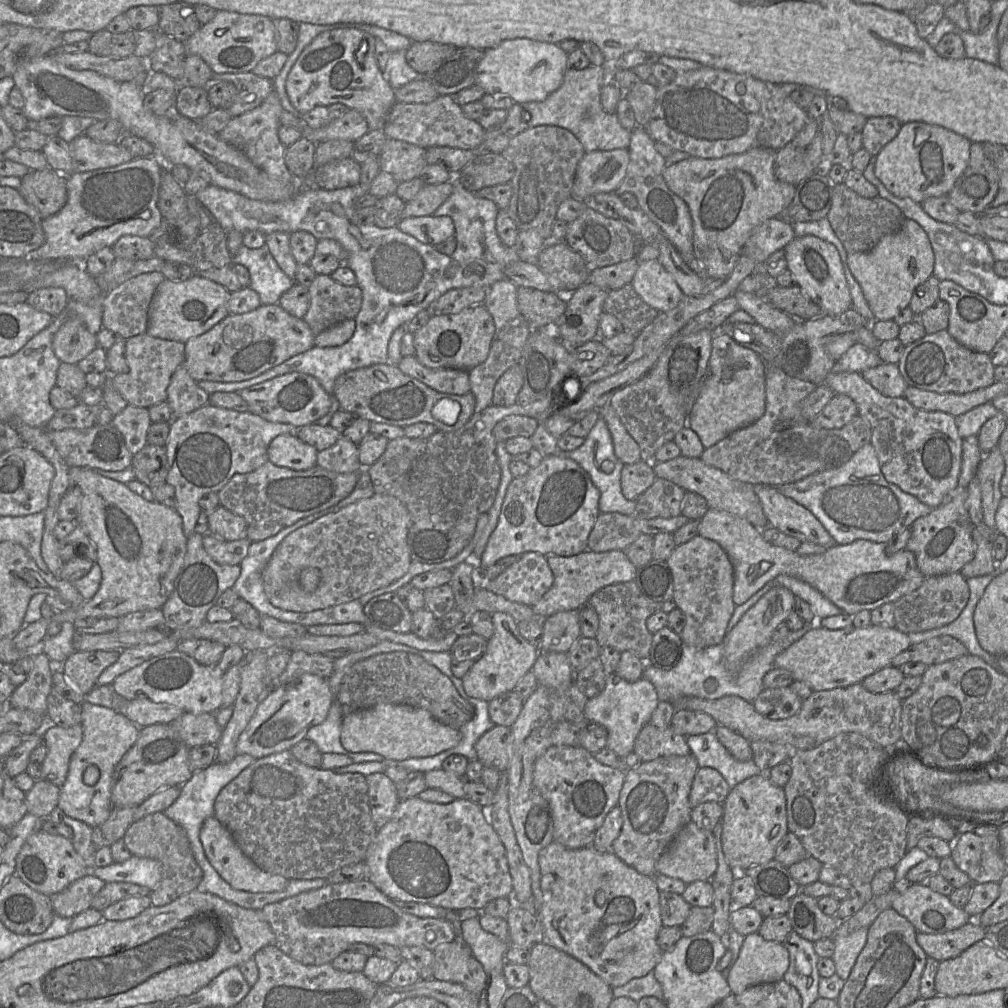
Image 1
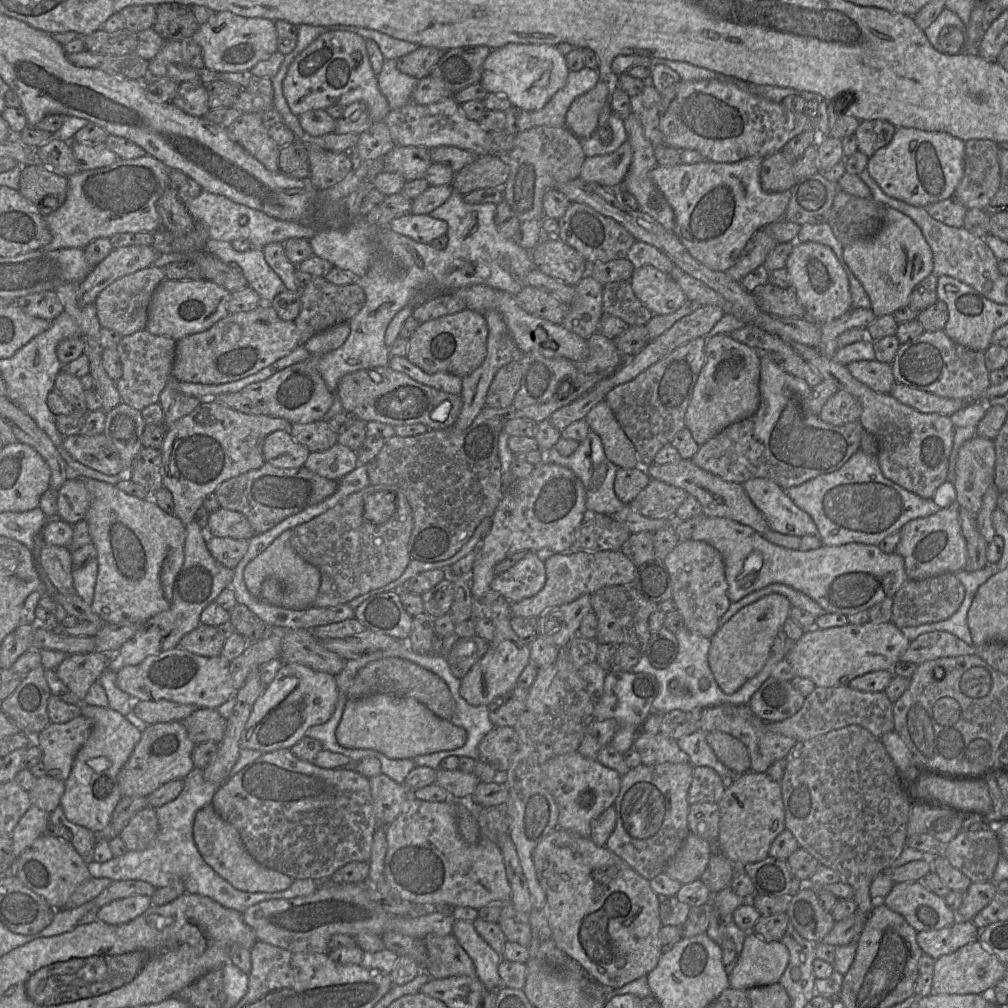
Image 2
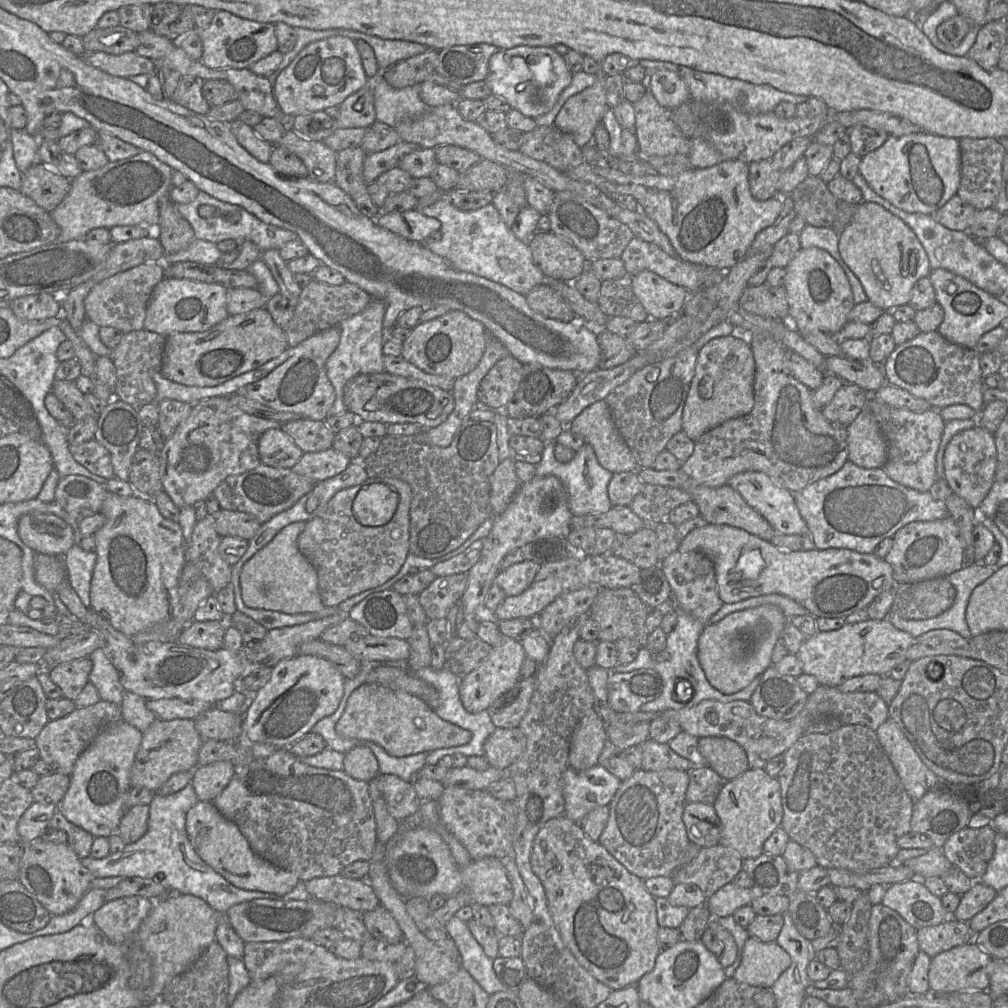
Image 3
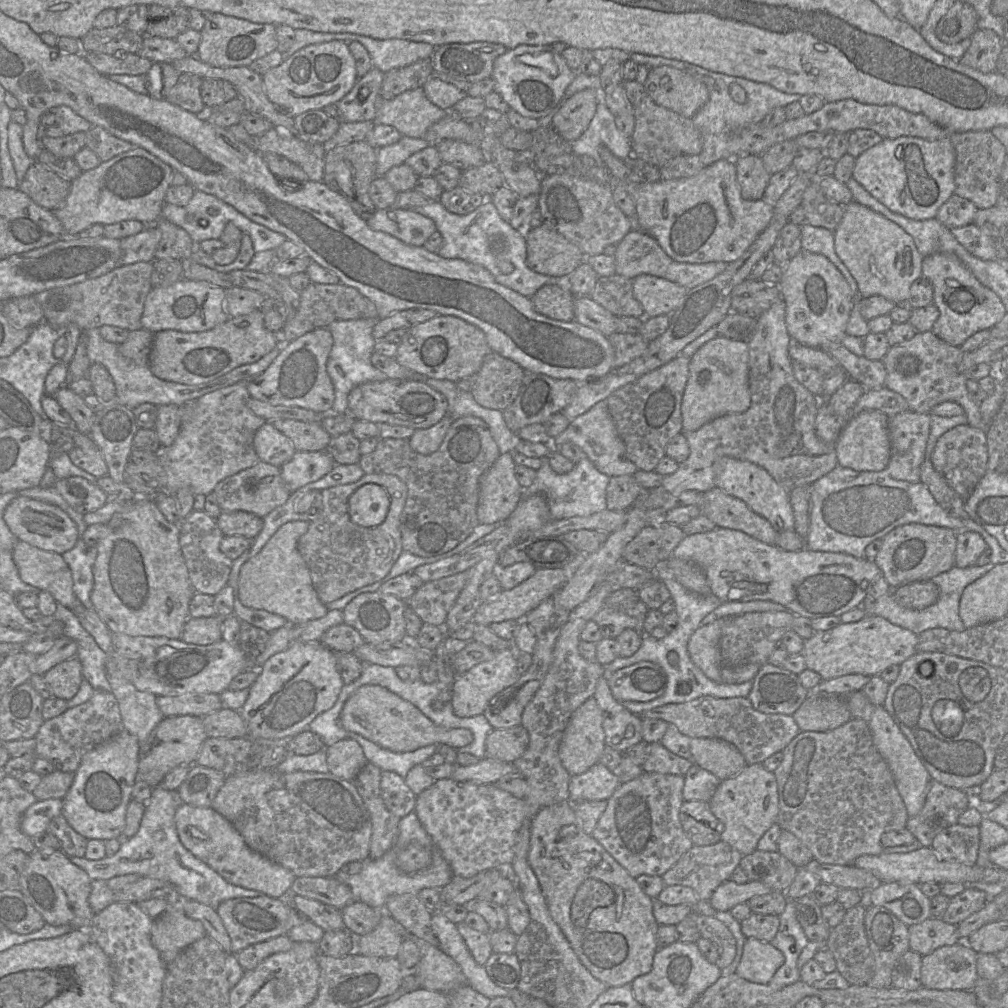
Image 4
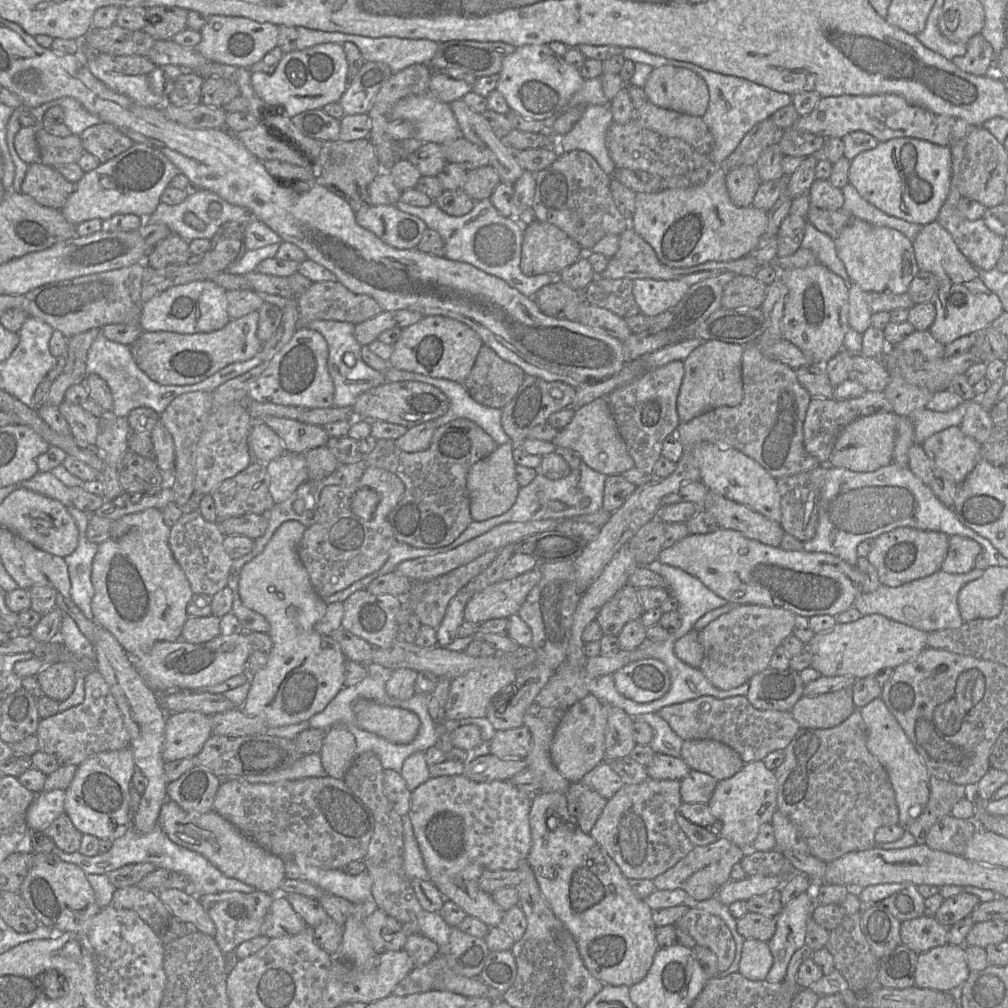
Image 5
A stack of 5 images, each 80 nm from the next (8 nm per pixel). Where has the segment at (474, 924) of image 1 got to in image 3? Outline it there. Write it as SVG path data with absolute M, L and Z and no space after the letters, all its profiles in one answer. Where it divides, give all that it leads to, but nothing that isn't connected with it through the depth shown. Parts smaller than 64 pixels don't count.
M453 916L444 927L459 950L461 968L467 970L490 996L507 991L507 987L496 976L493 959L485 954L473 937L467 922Z

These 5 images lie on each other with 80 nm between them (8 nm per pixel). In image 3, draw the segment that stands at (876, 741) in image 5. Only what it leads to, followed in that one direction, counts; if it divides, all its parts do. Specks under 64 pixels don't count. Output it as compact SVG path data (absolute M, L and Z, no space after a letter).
M891 718L875 732L905 791L915 804L933 788L937 776L922 762L911 742Z

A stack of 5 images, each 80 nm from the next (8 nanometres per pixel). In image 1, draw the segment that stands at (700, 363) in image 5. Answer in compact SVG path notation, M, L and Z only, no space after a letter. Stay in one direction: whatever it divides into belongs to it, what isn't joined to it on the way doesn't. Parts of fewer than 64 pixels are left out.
M721 329L715 333L708 373L687 419L687 426L697 433L705 449L764 415L766 365L756 352L738 344Z

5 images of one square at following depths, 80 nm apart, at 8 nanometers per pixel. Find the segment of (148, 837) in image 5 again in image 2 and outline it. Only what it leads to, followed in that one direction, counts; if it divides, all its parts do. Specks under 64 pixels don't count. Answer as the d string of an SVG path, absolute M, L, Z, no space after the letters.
M195 768L184 779L184 788L179 796L155 809L159 828L153 846L141 851L128 850L124 855L114 856L103 863L92 861L87 864L91 876L109 878L112 881L141 880L152 884L157 889L168 886L174 881L182 881L187 893L207 896L223 907L241 913L261 901L290 899L314 893L319 888L319 883L313 879L296 879L288 889L278 892L238 890L205 862L194 842L193 823L196 813L201 808L211 805L213 796L220 786L207 782L203 776L203 769Z

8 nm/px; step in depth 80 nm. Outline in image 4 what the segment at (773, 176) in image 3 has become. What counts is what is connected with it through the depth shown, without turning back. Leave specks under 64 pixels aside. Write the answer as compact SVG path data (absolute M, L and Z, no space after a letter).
M750 155L734 160L742 198L747 201L761 200L771 178L761 157Z

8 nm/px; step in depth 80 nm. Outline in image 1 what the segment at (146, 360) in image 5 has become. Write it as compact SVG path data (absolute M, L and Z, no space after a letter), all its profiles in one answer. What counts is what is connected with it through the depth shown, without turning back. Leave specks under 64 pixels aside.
M278 303L261 304L250 312L229 313L207 332L187 340L183 365L195 381L248 380L309 350L315 336L303 318L290 315Z

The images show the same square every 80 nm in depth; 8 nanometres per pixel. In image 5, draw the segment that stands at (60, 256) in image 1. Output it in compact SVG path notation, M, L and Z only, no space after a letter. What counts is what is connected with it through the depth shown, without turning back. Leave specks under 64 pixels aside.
M134 143L124 152L84 173L61 212L75 225L95 218L105 220L116 214L134 214L146 218L156 210L162 192L179 172L159 150L143 143Z

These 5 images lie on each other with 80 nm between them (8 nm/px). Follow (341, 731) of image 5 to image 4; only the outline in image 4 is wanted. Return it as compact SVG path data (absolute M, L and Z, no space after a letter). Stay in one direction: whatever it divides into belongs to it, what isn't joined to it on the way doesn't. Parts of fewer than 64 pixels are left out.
M350 738L326 747L326 761L330 773L347 781L353 781L368 762L362 747Z

